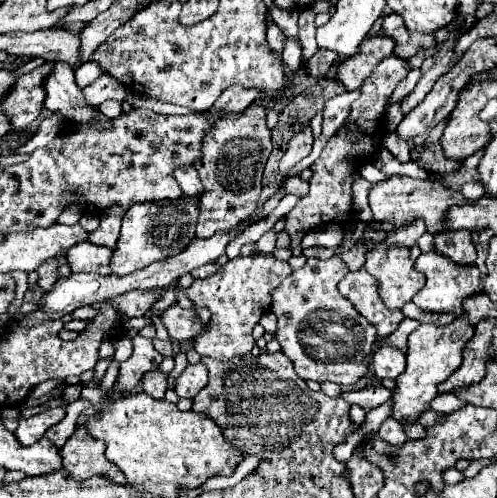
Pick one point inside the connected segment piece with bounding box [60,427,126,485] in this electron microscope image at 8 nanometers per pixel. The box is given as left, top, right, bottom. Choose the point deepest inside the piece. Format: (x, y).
(83, 457)

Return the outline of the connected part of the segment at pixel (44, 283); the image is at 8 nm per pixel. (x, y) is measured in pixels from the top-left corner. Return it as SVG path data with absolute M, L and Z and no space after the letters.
M48 259L46 263L42 263L38 269L36 269L36 273L38 273L38 285L44 289L44 291L48 291L54 283L56 283L56 279L60 277L58 275L58 261L56 259Z

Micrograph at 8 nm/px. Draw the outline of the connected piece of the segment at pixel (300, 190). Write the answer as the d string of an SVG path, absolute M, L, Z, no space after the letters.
M300 175L288 177L288 179L284 181L284 187L286 187L286 193L294 193L294 195L298 195L298 197L308 195L308 181L304 181Z

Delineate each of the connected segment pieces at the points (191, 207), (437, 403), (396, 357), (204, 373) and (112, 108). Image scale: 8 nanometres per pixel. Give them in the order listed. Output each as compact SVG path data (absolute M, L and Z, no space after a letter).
M184 197L130 205L130 209L122 217L120 239L118 239L118 245L110 259L112 273L126 275L126 273L142 269L154 261L162 261L172 255L182 253L186 249L186 245L196 237L198 217L200 217L200 207Z
M452 393L436 395L434 401L430 403L430 409L438 411L438 413L450 413L450 411L456 411L458 407L462 407L462 401L456 395L452 395Z
M380 347L372 355L372 369L374 375L380 379L384 377L396 379L404 371L404 367L406 367L406 357L396 347Z
M194 363L194 365L188 365L184 373L176 379L174 389L178 397L192 399L206 383L208 383L208 369L202 363Z
M104 101L100 107L98 107L100 113L104 113L106 117L118 117L122 113L122 107L118 101Z

